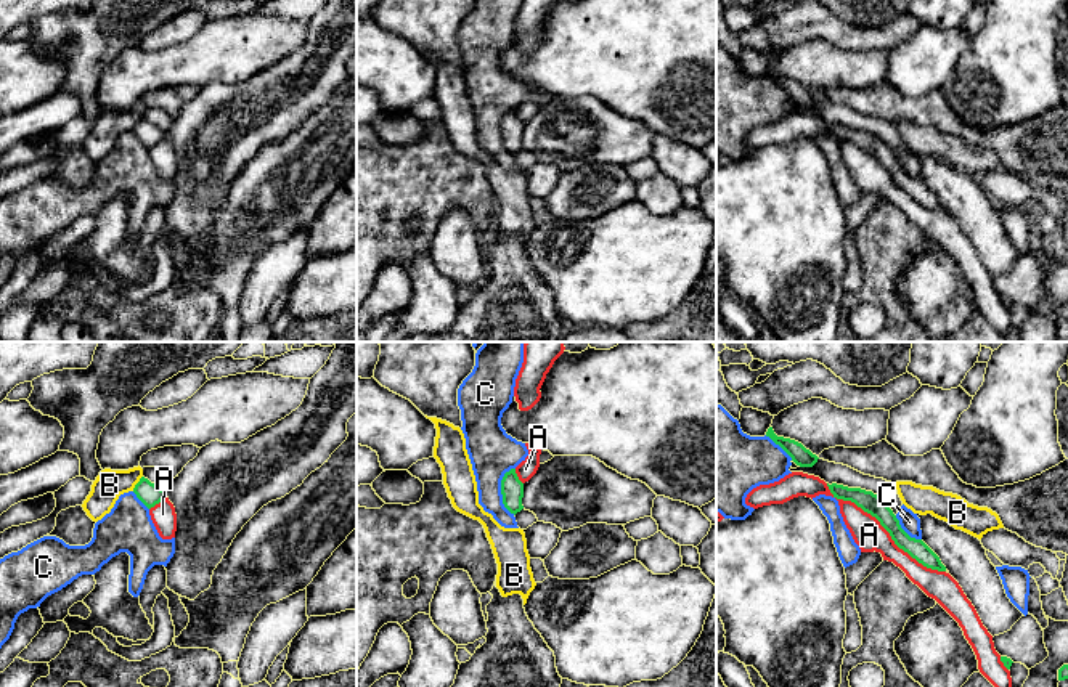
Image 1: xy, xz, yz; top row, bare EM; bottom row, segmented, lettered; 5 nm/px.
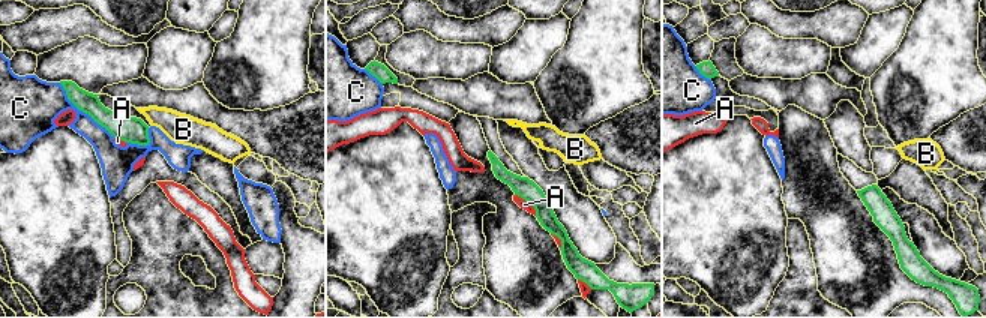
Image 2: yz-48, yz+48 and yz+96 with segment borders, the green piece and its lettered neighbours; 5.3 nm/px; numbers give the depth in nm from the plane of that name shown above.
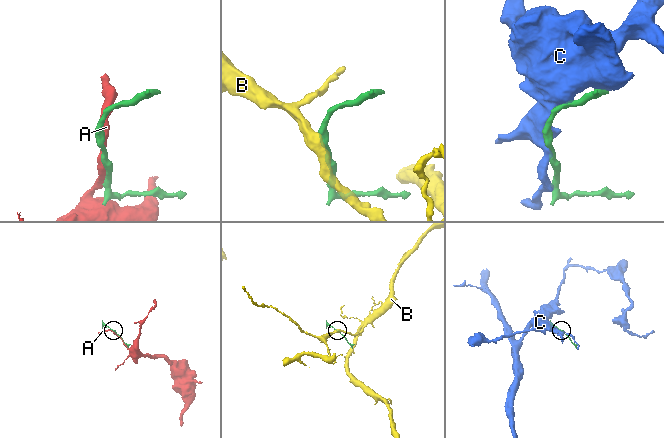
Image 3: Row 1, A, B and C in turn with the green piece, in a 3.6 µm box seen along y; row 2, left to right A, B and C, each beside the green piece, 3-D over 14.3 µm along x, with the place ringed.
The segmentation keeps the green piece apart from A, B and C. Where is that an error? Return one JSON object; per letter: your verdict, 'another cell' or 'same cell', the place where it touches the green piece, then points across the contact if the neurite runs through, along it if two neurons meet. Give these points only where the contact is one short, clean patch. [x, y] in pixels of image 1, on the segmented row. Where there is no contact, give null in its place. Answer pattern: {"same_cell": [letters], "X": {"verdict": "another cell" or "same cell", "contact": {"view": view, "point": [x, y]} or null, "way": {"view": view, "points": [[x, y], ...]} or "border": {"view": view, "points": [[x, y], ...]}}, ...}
{"same_cell": [], "A": {"verdict": "another cell", "contact": {"view": "yz", "point": [885, 528]}}, "B": {"verdict": "another cell", "contact": {"view": "xy", "point": [137, 483]}, "border": {"view": "xy", "points": [[142, 475], [132, 490]]}}, "C": {"verdict": "another cell", "contact": {"view": "xz", "point": [501, 491]}}}

